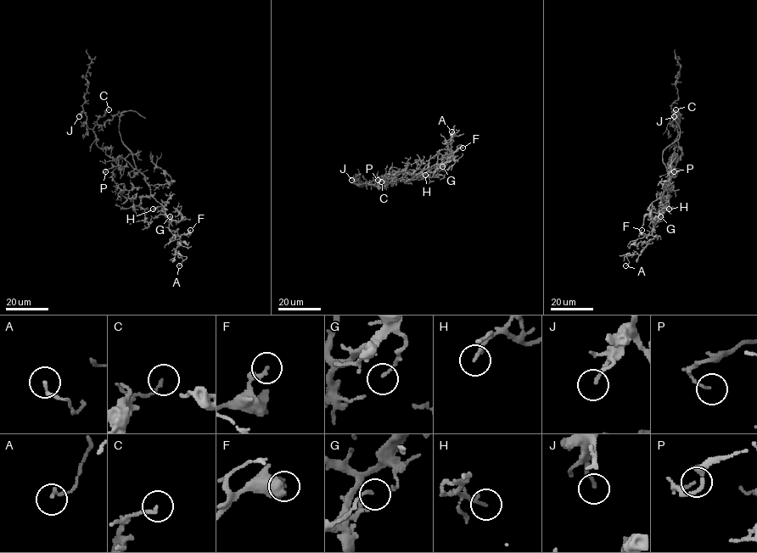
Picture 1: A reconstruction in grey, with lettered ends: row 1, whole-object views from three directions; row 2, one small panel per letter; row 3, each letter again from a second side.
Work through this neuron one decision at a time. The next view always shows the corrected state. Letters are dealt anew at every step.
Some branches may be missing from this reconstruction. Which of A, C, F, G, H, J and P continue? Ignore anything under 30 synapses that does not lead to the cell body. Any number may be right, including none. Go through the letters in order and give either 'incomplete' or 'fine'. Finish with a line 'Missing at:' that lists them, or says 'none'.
A: fine
C: fine
F: fine
G: fine
H: fine
J: fine
P: fine
Missing at: none

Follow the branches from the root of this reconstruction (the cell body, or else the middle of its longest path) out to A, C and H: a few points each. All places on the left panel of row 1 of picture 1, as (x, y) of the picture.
A: (131, 166), (164, 208), (169, 229), (177, 233), (179, 265)
C: (131, 166), (122, 158), (117, 159), (109, 158), (96, 143), (93, 128), (98, 119), (109, 109)
H: (131, 166), (144, 176), (150, 193), (164, 208), (165, 214), (160, 206), (153, 209)

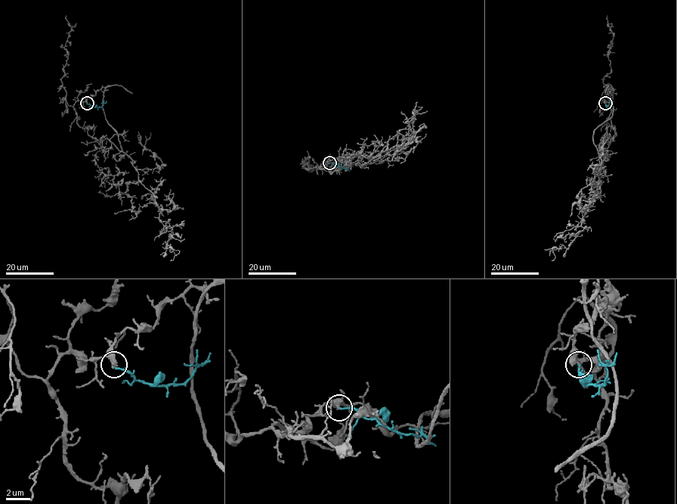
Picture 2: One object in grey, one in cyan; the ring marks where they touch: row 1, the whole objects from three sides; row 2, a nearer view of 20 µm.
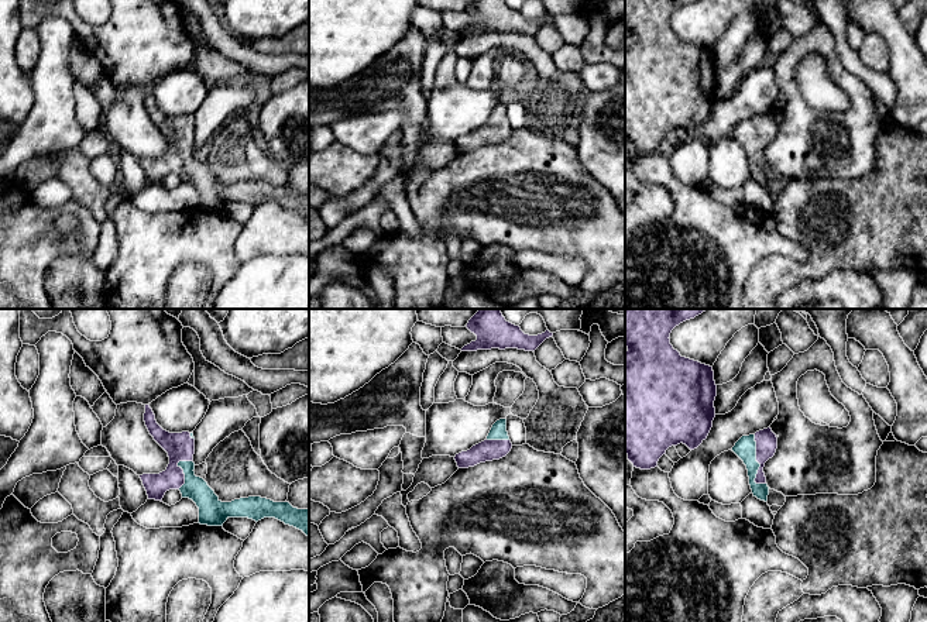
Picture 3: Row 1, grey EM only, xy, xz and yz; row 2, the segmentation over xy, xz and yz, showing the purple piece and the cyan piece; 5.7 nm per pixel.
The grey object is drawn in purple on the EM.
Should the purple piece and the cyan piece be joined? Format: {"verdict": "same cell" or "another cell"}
{"verdict": "same cell"}

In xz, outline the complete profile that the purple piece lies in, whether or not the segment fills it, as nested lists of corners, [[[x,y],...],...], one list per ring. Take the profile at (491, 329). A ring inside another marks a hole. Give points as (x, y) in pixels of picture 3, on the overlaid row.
[[[480,309],[466,327],[477,336],[477,340],[464,346],[461,351],[491,348],[535,351],[553,336],[549,330],[538,336],[525,334],[519,326],[507,322],[499,309]]]

